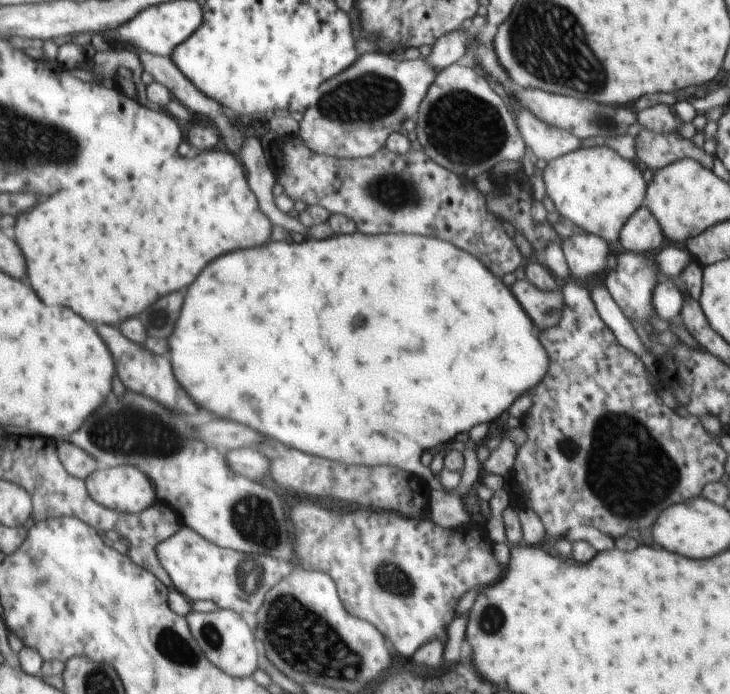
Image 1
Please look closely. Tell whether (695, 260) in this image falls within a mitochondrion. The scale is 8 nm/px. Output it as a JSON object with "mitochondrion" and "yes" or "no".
{"mitochondrion":"no"}

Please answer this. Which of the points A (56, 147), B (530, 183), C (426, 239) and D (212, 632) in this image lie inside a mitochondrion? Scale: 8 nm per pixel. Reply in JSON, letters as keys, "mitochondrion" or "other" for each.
{"A":"mitochondrion","B":"other","C":"other","D":"mitochondrion"}

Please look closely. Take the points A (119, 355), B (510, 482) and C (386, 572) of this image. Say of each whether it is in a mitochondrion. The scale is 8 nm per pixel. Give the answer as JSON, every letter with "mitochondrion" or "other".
{"A":"other","B":"other","C":"mitochondrion"}

